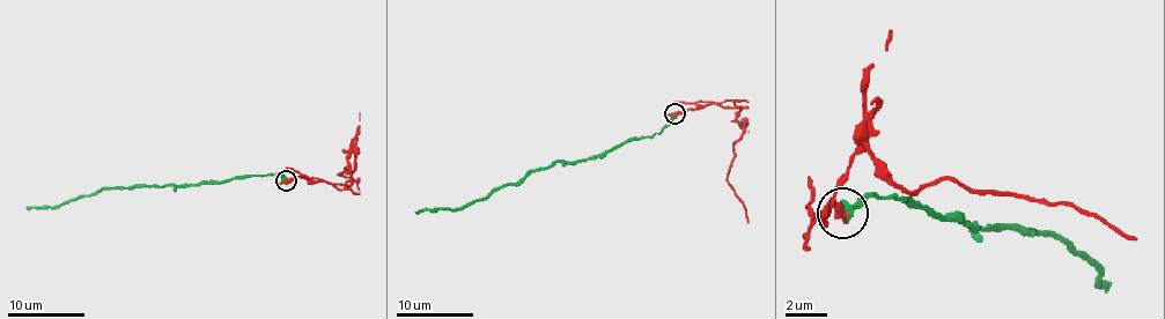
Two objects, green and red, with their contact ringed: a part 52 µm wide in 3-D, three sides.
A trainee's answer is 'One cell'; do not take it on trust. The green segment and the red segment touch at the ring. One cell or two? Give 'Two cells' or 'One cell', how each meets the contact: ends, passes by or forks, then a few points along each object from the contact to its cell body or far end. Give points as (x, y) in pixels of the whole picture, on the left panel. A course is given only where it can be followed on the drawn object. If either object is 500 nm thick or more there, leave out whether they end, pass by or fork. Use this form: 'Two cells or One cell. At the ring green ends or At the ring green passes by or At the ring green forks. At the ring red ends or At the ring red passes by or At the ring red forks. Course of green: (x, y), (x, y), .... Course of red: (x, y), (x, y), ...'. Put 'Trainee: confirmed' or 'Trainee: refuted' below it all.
Two cells. Course of green: (286, 182), (278, 173), (198, 185), (102, 186), (96, 192), (80, 194), (67, 202), (30, 206), (27, 209). Course of red: (286, 182), (345, 183), (353, 154), (355, 168), (338, 173), (355, 182), (359, 191)
Trainee: refuted

